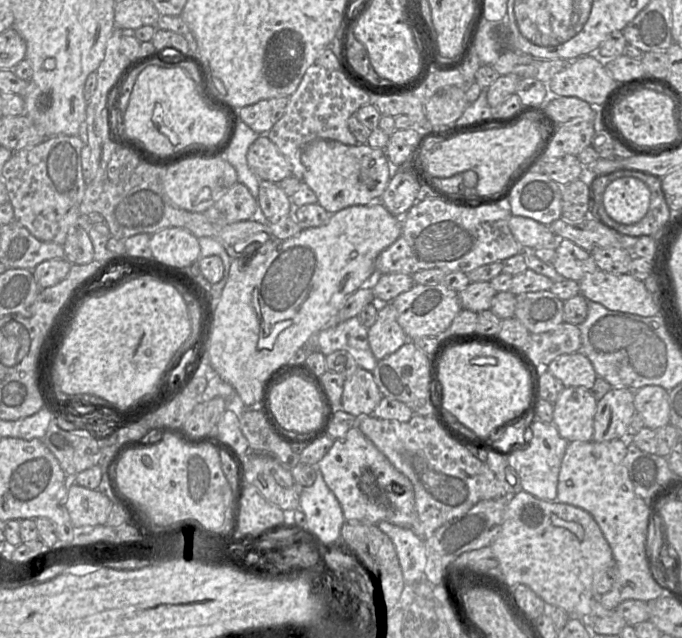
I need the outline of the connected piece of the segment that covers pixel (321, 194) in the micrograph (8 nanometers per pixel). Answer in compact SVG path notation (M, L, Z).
M327 139L307 144L301 154L301 163L304 166L302 182L314 191L317 203L330 214L350 206L380 201L394 172L384 149L372 148L367 143L345 145Z

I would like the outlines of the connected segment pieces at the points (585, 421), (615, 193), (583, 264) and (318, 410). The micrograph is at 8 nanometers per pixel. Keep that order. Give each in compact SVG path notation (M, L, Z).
M565 387L553 403L553 421L568 442L593 440L597 401L584 387Z
M620 177L610 182L603 193L603 207L608 216L623 225L641 221L650 205L647 185L635 177Z
M558 239L554 261L552 263L554 269L565 279L570 279L579 282L587 273L592 273L598 269L592 255L583 248L574 244L568 239Z
M298 376L274 386L269 399L274 416L286 429L310 434L325 422L326 413L315 387Z

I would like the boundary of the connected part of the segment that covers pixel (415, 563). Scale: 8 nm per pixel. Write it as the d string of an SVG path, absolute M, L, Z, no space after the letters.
M385 521L377 523L377 526L391 539L395 547L405 584L414 585L423 581L426 566L426 549L424 539L416 535L411 527L400 527Z

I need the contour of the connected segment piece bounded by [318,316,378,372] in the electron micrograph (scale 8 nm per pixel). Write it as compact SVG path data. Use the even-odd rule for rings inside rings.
M358 317L340 323L332 323L318 333L319 351L325 356L337 350L347 351L359 368L373 371L377 359L368 342L368 329Z

